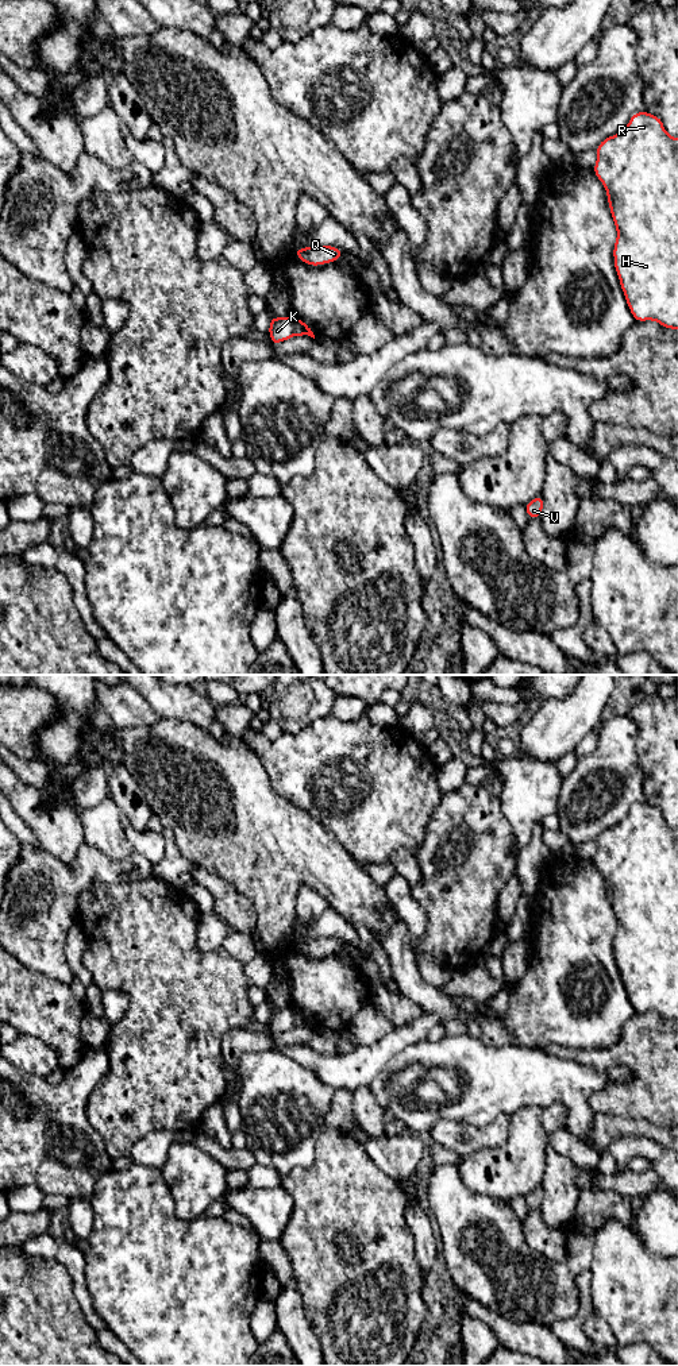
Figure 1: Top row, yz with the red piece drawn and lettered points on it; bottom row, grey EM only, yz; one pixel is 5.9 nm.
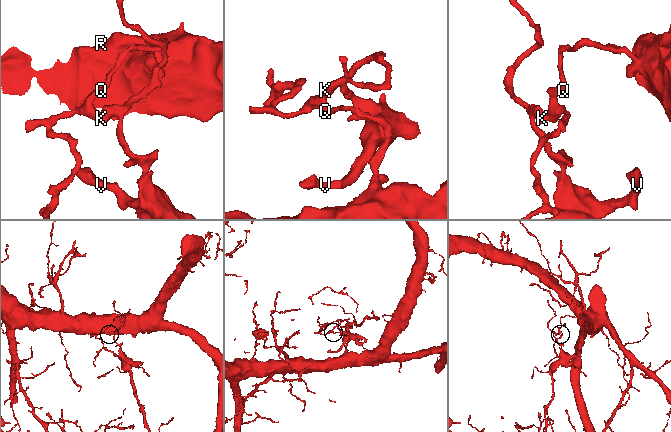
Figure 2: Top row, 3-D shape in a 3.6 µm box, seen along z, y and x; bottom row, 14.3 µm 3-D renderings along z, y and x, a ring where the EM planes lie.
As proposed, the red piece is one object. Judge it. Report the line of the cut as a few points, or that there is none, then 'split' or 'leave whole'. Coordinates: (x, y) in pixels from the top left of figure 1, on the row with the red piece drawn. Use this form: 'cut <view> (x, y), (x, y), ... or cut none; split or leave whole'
cut yz (292, 317), (295, 334); split

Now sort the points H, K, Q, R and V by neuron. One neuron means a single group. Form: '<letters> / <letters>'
H Q R / K V

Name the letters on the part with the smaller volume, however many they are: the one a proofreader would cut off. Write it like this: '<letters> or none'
K, V

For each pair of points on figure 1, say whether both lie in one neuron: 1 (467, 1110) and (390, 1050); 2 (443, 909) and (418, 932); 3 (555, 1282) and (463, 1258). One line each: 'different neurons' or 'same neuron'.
1: different neurons
2: different neurons
3: same neuron

